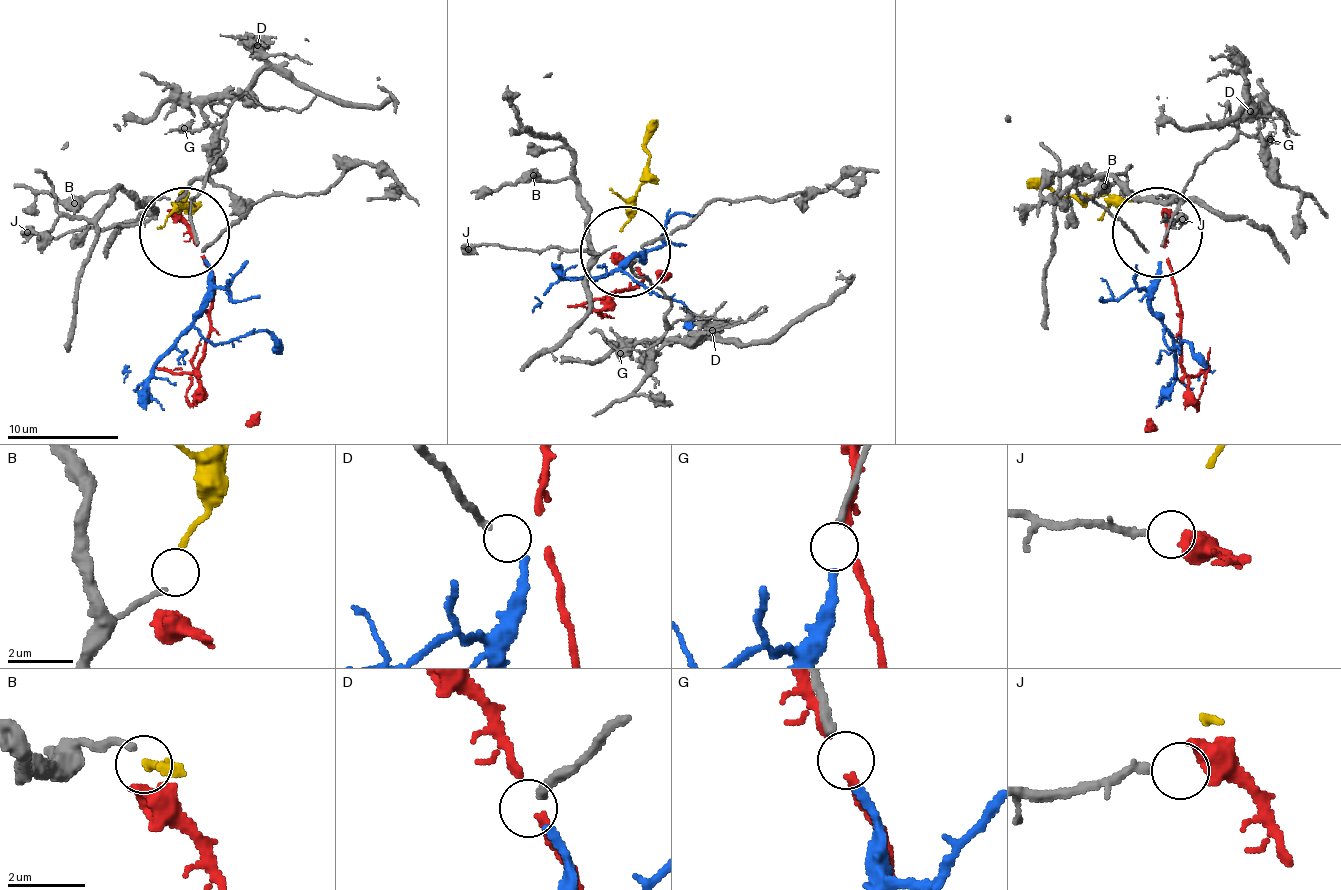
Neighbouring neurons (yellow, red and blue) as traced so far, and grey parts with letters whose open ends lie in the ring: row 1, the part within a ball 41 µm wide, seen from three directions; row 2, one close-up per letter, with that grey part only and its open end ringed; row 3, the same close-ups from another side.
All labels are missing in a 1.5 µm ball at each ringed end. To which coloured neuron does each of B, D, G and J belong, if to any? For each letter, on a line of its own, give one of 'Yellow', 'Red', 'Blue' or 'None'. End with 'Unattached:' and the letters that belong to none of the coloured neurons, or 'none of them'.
B: Yellow
D: None
G: Blue
J: Red
Unattached: D

